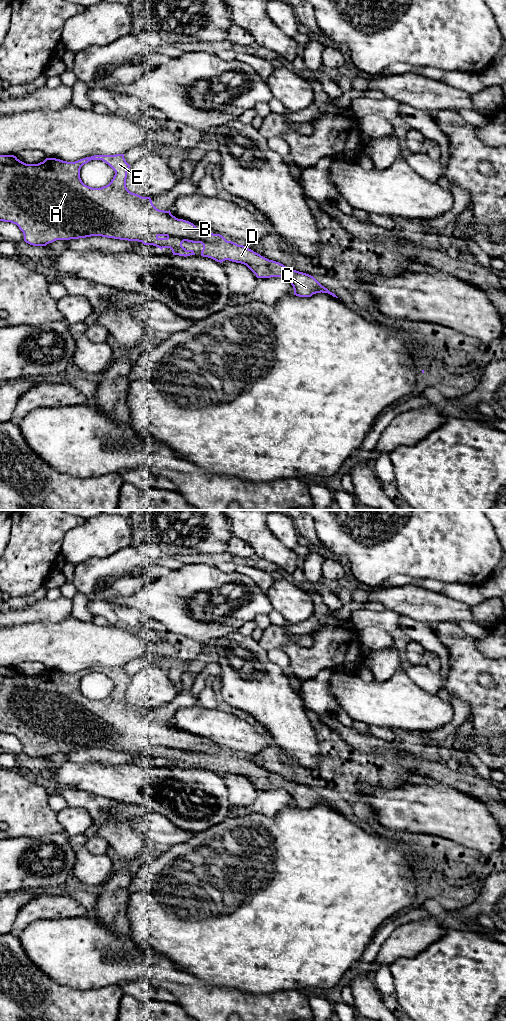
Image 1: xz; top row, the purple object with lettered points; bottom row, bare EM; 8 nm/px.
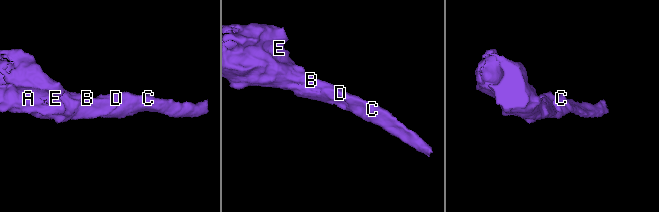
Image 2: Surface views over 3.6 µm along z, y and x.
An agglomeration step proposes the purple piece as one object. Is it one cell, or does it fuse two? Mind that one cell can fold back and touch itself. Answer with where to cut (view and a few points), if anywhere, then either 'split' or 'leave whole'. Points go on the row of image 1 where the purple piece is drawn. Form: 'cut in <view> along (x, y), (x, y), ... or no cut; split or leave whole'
no cut; leave whole

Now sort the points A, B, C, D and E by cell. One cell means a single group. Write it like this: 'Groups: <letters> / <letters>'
Groups: A B C D E

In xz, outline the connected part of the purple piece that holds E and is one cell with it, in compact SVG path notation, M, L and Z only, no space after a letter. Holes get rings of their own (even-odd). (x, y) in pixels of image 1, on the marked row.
M124 154L94 155L75 162L46 158L38 164L26 164L14 155L0 155L0 221L16 224L23 232L24 241L33 246L46 246L56 240L102 236L138 241L161 250L170 248L173 255L186 257L195 253L182 246L184 241L201 243L201 256L220 263L229 260L244 264L257 278L284 277L293 286L296 296L311 297L322 292L338 298L309 274L289 269L243 245L227 241L220 234L204 232L193 223L176 218L170 210L157 209L150 197L142 197L127 189L129 168ZM91 160L102 160L115 171L108 185L92 188L82 182L80 169Z

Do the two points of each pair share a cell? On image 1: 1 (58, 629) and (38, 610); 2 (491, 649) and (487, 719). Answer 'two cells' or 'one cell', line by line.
1: two cells
2: two cells

